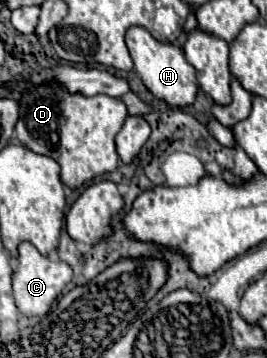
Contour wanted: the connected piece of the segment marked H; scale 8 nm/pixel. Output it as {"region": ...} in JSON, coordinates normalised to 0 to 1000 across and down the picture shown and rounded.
{"region":[[[491,75],[476,87],[476,131],[483,131],[491,165],[506,176],[506,204],[528,215],[536,237],[588,277],[610,277],[625,293],[670,299],[670,304],[723,293],[738,249],[745,249],[738,215],[730,215],[730,187],[693,165],[685,142],[670,131],[648,131],[633,120],[596,120],[536,75]]]}

